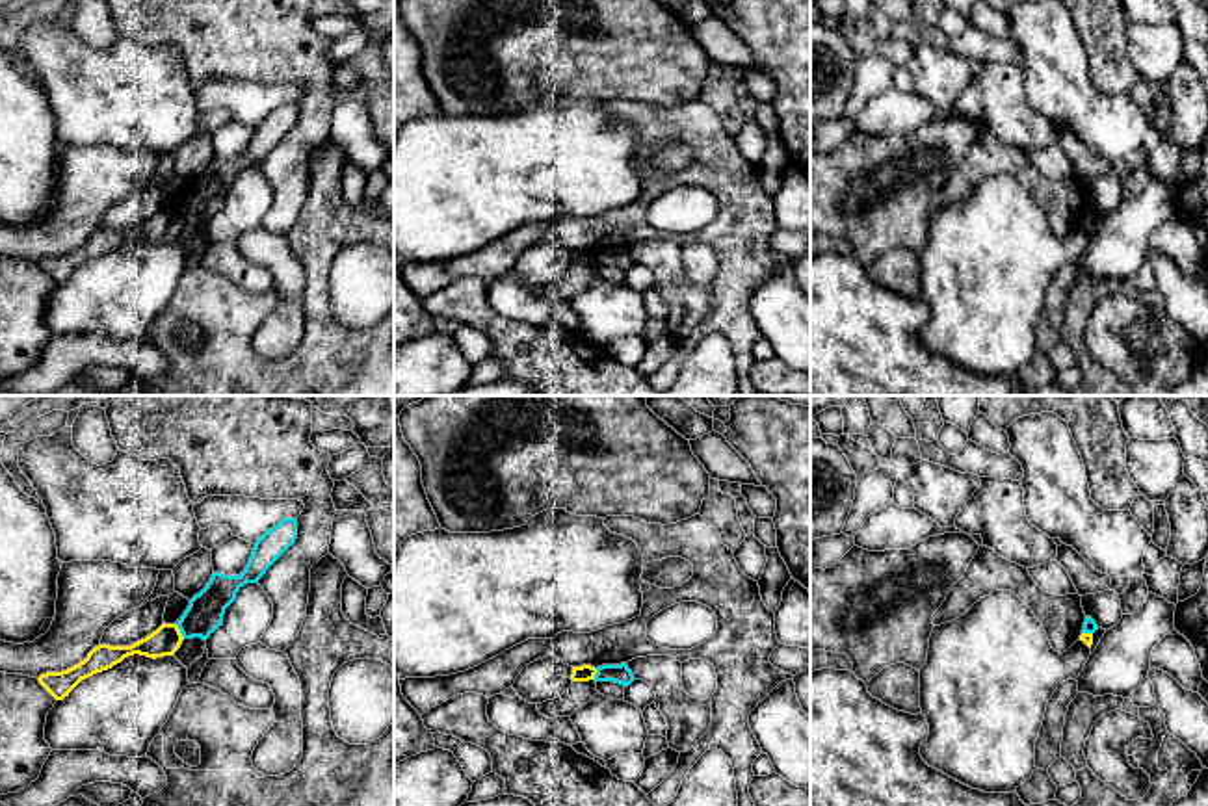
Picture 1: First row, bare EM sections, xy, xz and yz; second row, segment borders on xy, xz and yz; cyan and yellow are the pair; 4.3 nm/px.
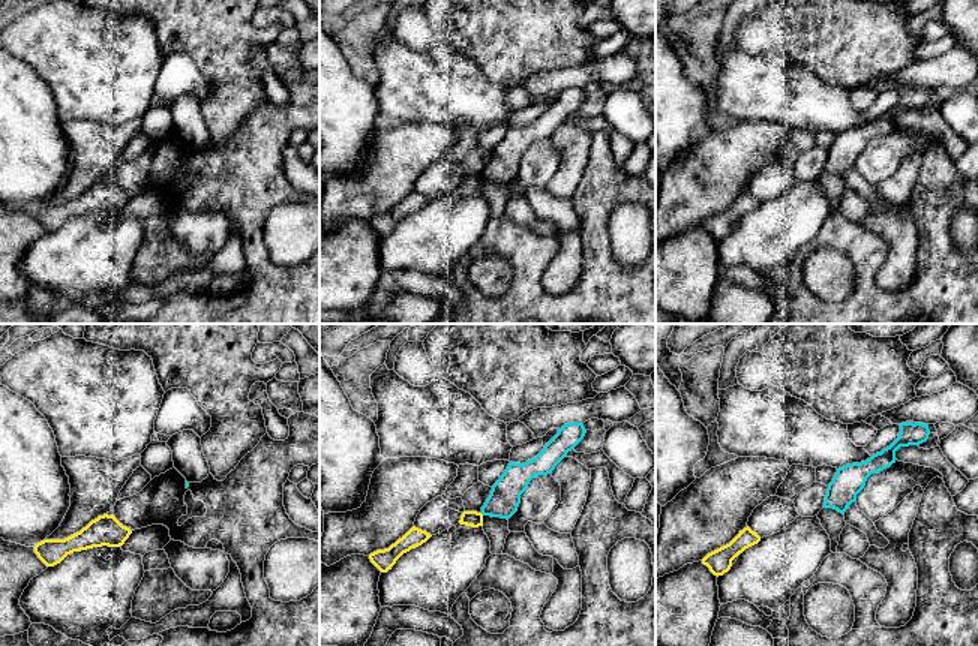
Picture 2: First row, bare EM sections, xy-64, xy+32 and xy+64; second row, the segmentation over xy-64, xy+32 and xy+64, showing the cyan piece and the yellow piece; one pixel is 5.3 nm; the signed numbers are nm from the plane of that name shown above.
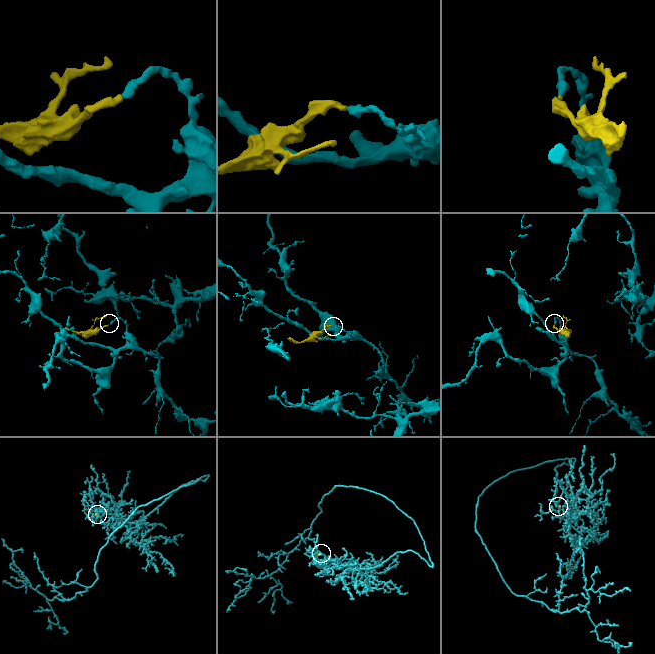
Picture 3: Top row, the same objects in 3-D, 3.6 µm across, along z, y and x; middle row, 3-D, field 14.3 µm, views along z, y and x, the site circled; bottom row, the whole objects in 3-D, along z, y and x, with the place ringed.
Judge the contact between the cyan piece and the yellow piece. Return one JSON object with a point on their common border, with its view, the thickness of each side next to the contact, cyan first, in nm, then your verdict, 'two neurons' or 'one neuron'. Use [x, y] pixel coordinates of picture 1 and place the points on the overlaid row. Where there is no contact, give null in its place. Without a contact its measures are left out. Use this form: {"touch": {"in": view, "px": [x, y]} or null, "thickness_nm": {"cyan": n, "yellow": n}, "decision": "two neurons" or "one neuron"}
{"touch": {"in": "xy", "px": [181, 632]}, "thickness_nm": {"cyan": 160, "yellow": 120}, "decision": "two neurons"}

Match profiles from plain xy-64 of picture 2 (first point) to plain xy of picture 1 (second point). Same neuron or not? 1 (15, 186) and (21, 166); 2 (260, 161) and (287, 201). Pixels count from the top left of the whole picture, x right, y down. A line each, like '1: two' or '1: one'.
1: one
2: two

